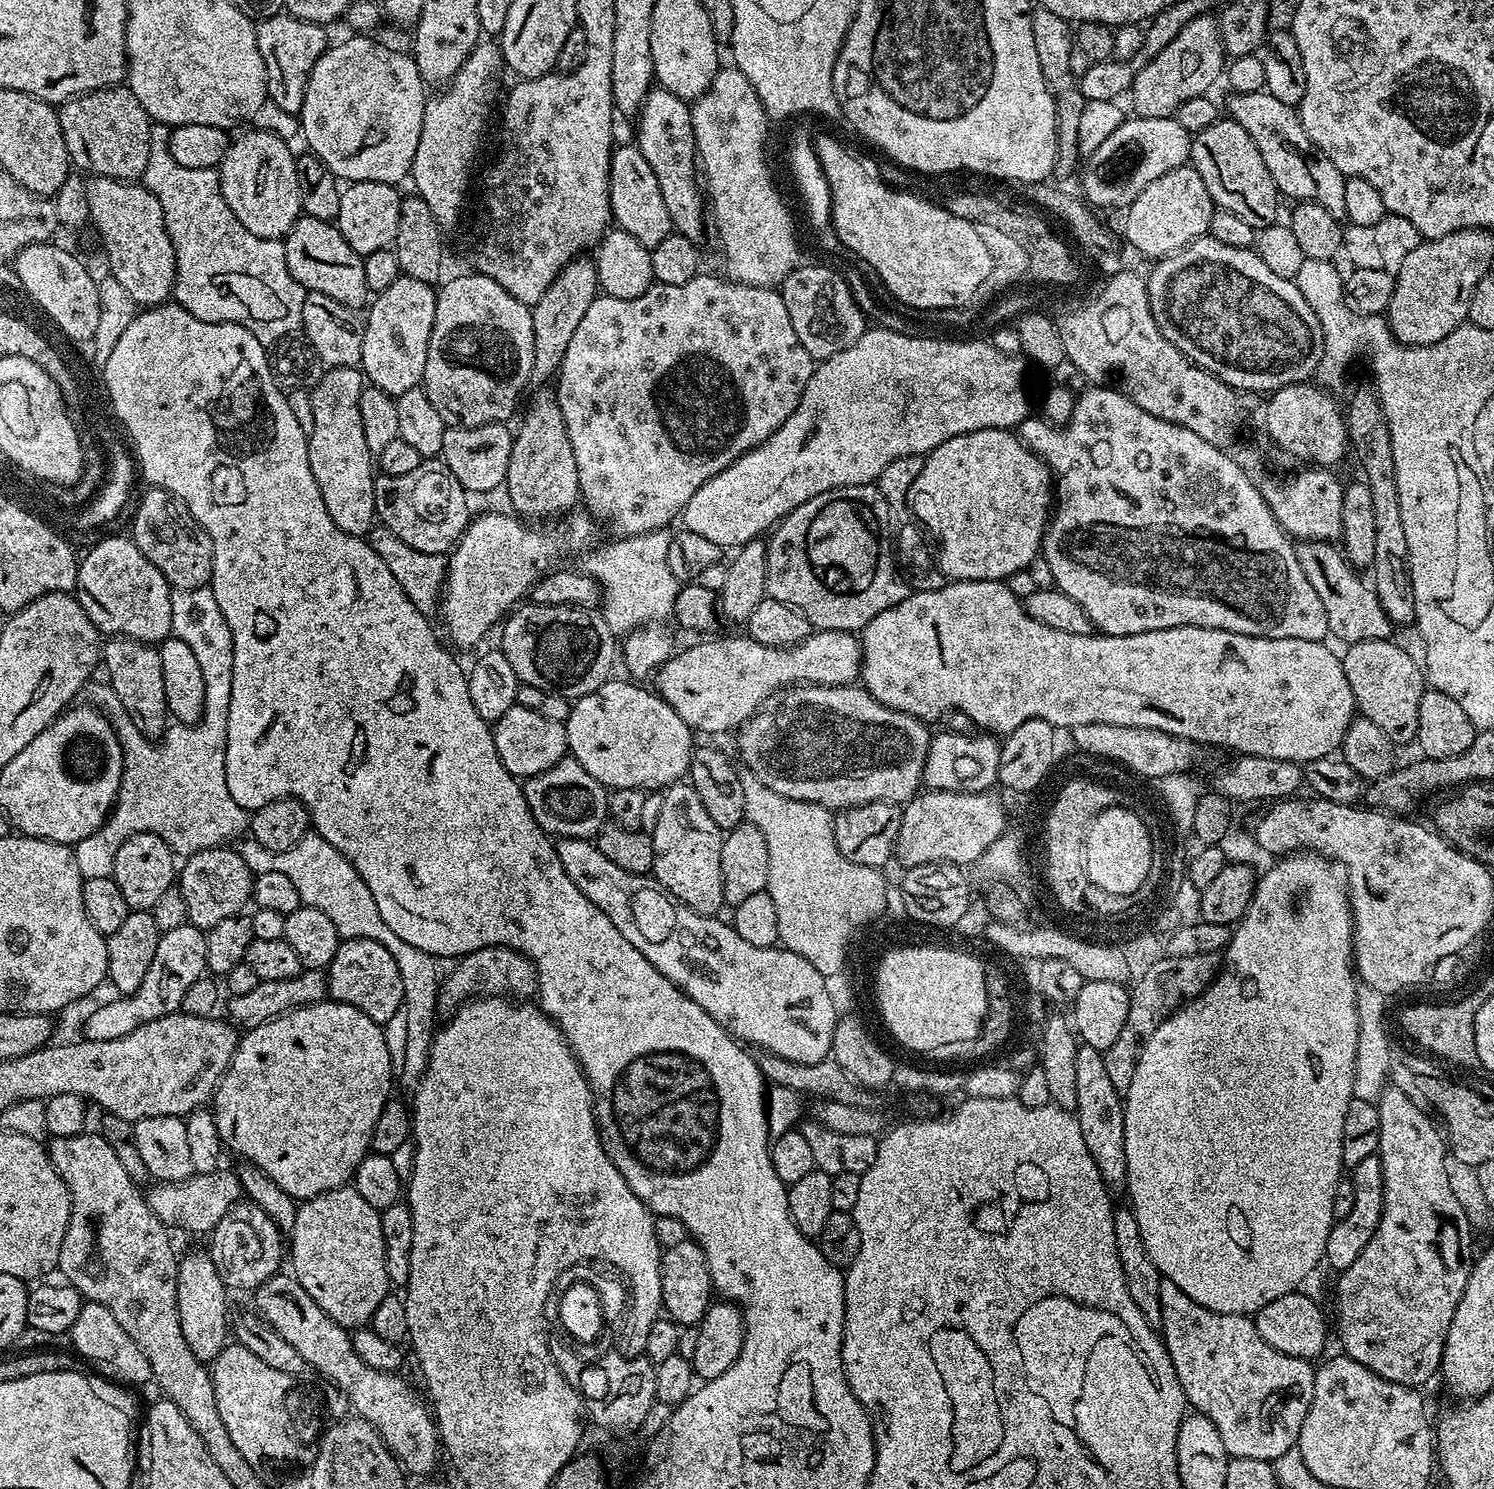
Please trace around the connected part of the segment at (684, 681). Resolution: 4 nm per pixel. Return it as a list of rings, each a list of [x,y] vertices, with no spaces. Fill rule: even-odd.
[[[813,631],[801,644],[789,648],[762,646],[746,634],[720,636],[717,640],[704,638],[701,644],[677,651],[654,673],[655,691],[672,707],[674,714],[686,722],[693,733],[728,732],[739,729],[755,712],[760,711],[781,690],[798,684],[842,684],[851,685],[860,675],[860,642],[850,632]]]

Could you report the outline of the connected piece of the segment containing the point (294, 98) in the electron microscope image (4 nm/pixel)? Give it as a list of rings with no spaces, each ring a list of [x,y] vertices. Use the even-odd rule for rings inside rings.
[[[287,14],[266,18],[256,24],[258,54],[262,54],[262,62],[266,66],[268,100],[290,114],[299,113],[310,70],[314,70],[314,62],[318,62],[318,58],[322,58],[324,51],[330,47],[330,39],[328,40],[324,32],[327,31],[321,25],[311,24]]]

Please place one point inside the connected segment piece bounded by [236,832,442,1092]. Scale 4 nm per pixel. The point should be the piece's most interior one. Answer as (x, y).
(326, 880)

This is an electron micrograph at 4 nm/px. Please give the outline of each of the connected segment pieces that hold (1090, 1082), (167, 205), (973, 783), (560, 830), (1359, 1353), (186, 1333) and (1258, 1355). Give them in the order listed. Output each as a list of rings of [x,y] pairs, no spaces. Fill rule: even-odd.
[[[1081,1043],[1074,1058],[1076,1107],[1074,1115],[1080,1122],[1082,1138],[1086,1138],[1086,1150],[1102,1174],[1102,1182],[1109,1193],[1123,1193],[1128,1187],[1126,1170],[1126,1146],[1124,1145],[1124,1101],[1122,1093],[1114,1090],[1114,1082],[1106,1071],[1104,1054],[1089,1044]]]
[[[153,123],[150,159],[146,162],[142,183],[151,190],[154,198],[158,198],[158,202],[162,202],[164,225],[170,234],[176,259],[176,284],[172,288],[174,300],[185,308],[188,316],[202,322],[237,324],[250,330],[250,334],[254,334],[254,338],[265,346],[275,344],[284,336],[299,333],[306,290],[286,266],[283,240],[258,238],[258,234],[250,234],[250,230],[234,218],[234,210],[226,206],[220,193],[220,177],[216,168],[190,170],[190,166],[178,166],[168,149],[169,131],[169,125]]]
[[[937,731],[928,746],[923,783],[938,792],[987,792],[995,789],[998,784],[1000,746],[1001,741],[992,734]]]
[[[565,758],[550,770],[523,781],[524,797],[538,826],[553,838],[592,840],[608,820],[609,789],[586,774],[577,760]]]
[[[1385,1087],[1375,1105],[1378,1110],[1378,1126],[1380,1127],[1380,1151],[1378,1153],[1382,1162],[1382,1178],[1384,1179],[1384,1205],[1382,1206],[1382,1218],[1378,1222],[1378,1230],[1374,1230],[1374,1238],[1366,1242],[1362,1254],[1346,1269],[1339,1273],[1336,1279],[1336,1324],[1334,1320],[1334,1332],[1340,1335],[1340,1344],[1343,1355],[1354,1358],[1354,1362],[1362,1362],[1366,1370],[1372,1370],[1382,1378],[1386,1378],[1395,1384],[1401,1384],[1407,1388],[1419,1389],[1420,1384],[1427,1382],[1431,1376],[1435,1377],[1440,1370],[1440,1359],[1444,1353],[1446,1334],[1450,1330],[1450,1322],[1454,1322],[1454,1310],[1458,1310],[1458,1302],[1466,1290],[1466,1282],[1472,1273],[1474,1263],[1474,1251],[1472,1252],[1472,1229],[1474,1224],[1468,1219],[1462,1206],[1458,1204],[1454,1195],[1450,1192],[1449,1181],[1446,1179],[1446,1171],[1443,1160],[1446,1155],[1446,1140],[1441,1129],[1432,1125],[1425,1109],[1415,1099],[1411,1100],[1400,1088]]]
[[[207,1251],[192,1252],[179,1261],[178,1270],[178,1318],[182,1326],[182,1338],[186,1338],[186,1346],[200,1360],[211,1362],[224,1349],[230,1340],[230,1311],[228,1312],[229,1289],[225,1288],[218,1270],[214,1266],[211,1255]]]
[[[1165,1279],[1160,1281],[1160,1297],[1162,1318],[1159,1331],[1174,1362],[1177,1385],[1184,1391],[1185,1401],[1214,1422],[1214,1430],[1218,1430],[1229,1457],[1277,1462],[1291,1448],[1293,1451],[1300,1438],[1302,1422],[1306,1422],[1306,1410],[1310,1410],[1310,1402],[1314,1398],[1316,1368],[1309,1361],[1290,1358],[1290,1354],[1282,1354],[1274,1350],[1274,1346],[1266,1346],[1255,1323],[1247,1315],[1238,1312],[1222,1314],[1203,1308],[1178,1290],[1174,1282]]]

